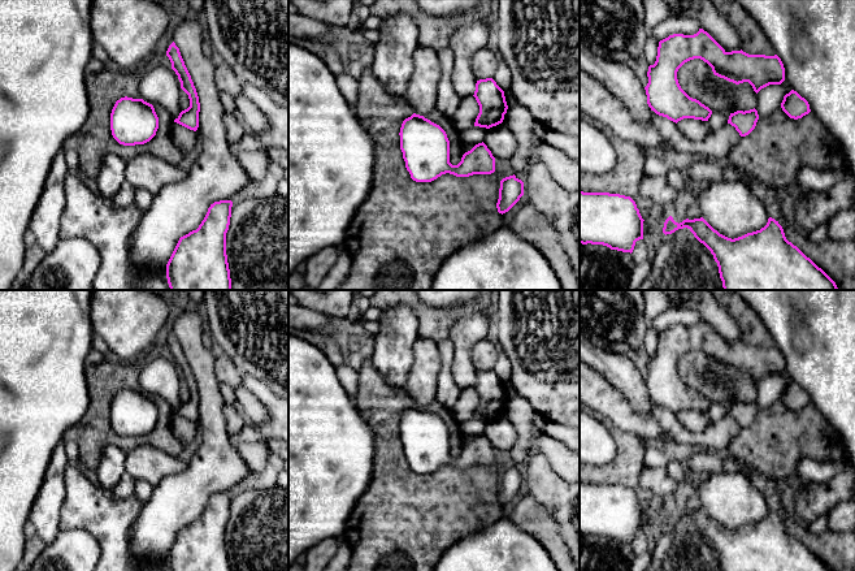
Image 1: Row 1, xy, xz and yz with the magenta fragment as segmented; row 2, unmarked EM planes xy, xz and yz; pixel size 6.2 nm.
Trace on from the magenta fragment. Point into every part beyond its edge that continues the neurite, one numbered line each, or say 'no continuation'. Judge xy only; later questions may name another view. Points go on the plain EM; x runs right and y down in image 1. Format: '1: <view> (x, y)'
no continuation

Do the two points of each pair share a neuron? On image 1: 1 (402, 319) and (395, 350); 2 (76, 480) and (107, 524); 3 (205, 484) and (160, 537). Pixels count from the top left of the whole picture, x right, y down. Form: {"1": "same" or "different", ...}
{"1": "same", "2": "same", "3": "same"}

